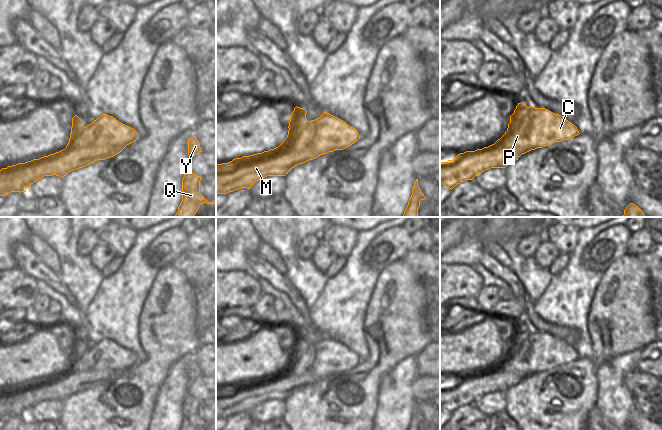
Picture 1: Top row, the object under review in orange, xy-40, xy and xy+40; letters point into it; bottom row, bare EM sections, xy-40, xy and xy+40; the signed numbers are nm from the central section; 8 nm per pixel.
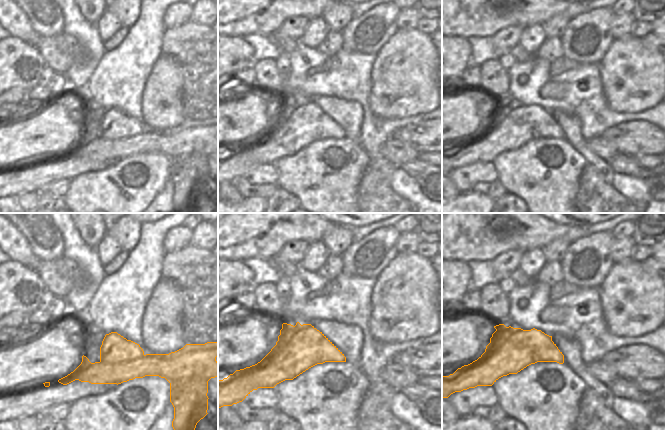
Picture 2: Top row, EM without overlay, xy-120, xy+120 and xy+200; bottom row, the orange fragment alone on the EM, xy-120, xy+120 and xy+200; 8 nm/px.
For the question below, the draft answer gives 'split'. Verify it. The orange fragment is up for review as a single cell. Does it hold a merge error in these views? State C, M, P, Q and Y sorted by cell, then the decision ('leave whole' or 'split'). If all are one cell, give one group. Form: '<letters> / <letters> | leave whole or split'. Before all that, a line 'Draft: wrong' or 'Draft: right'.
Draft: right
C P / M Q Y | split

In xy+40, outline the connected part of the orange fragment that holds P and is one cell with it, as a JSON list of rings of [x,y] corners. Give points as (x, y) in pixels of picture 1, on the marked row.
[[[521,102],[510,116],[505,134],[489,148],[513,148],[525,154],[579,134],[577,127],[563,116]]]

